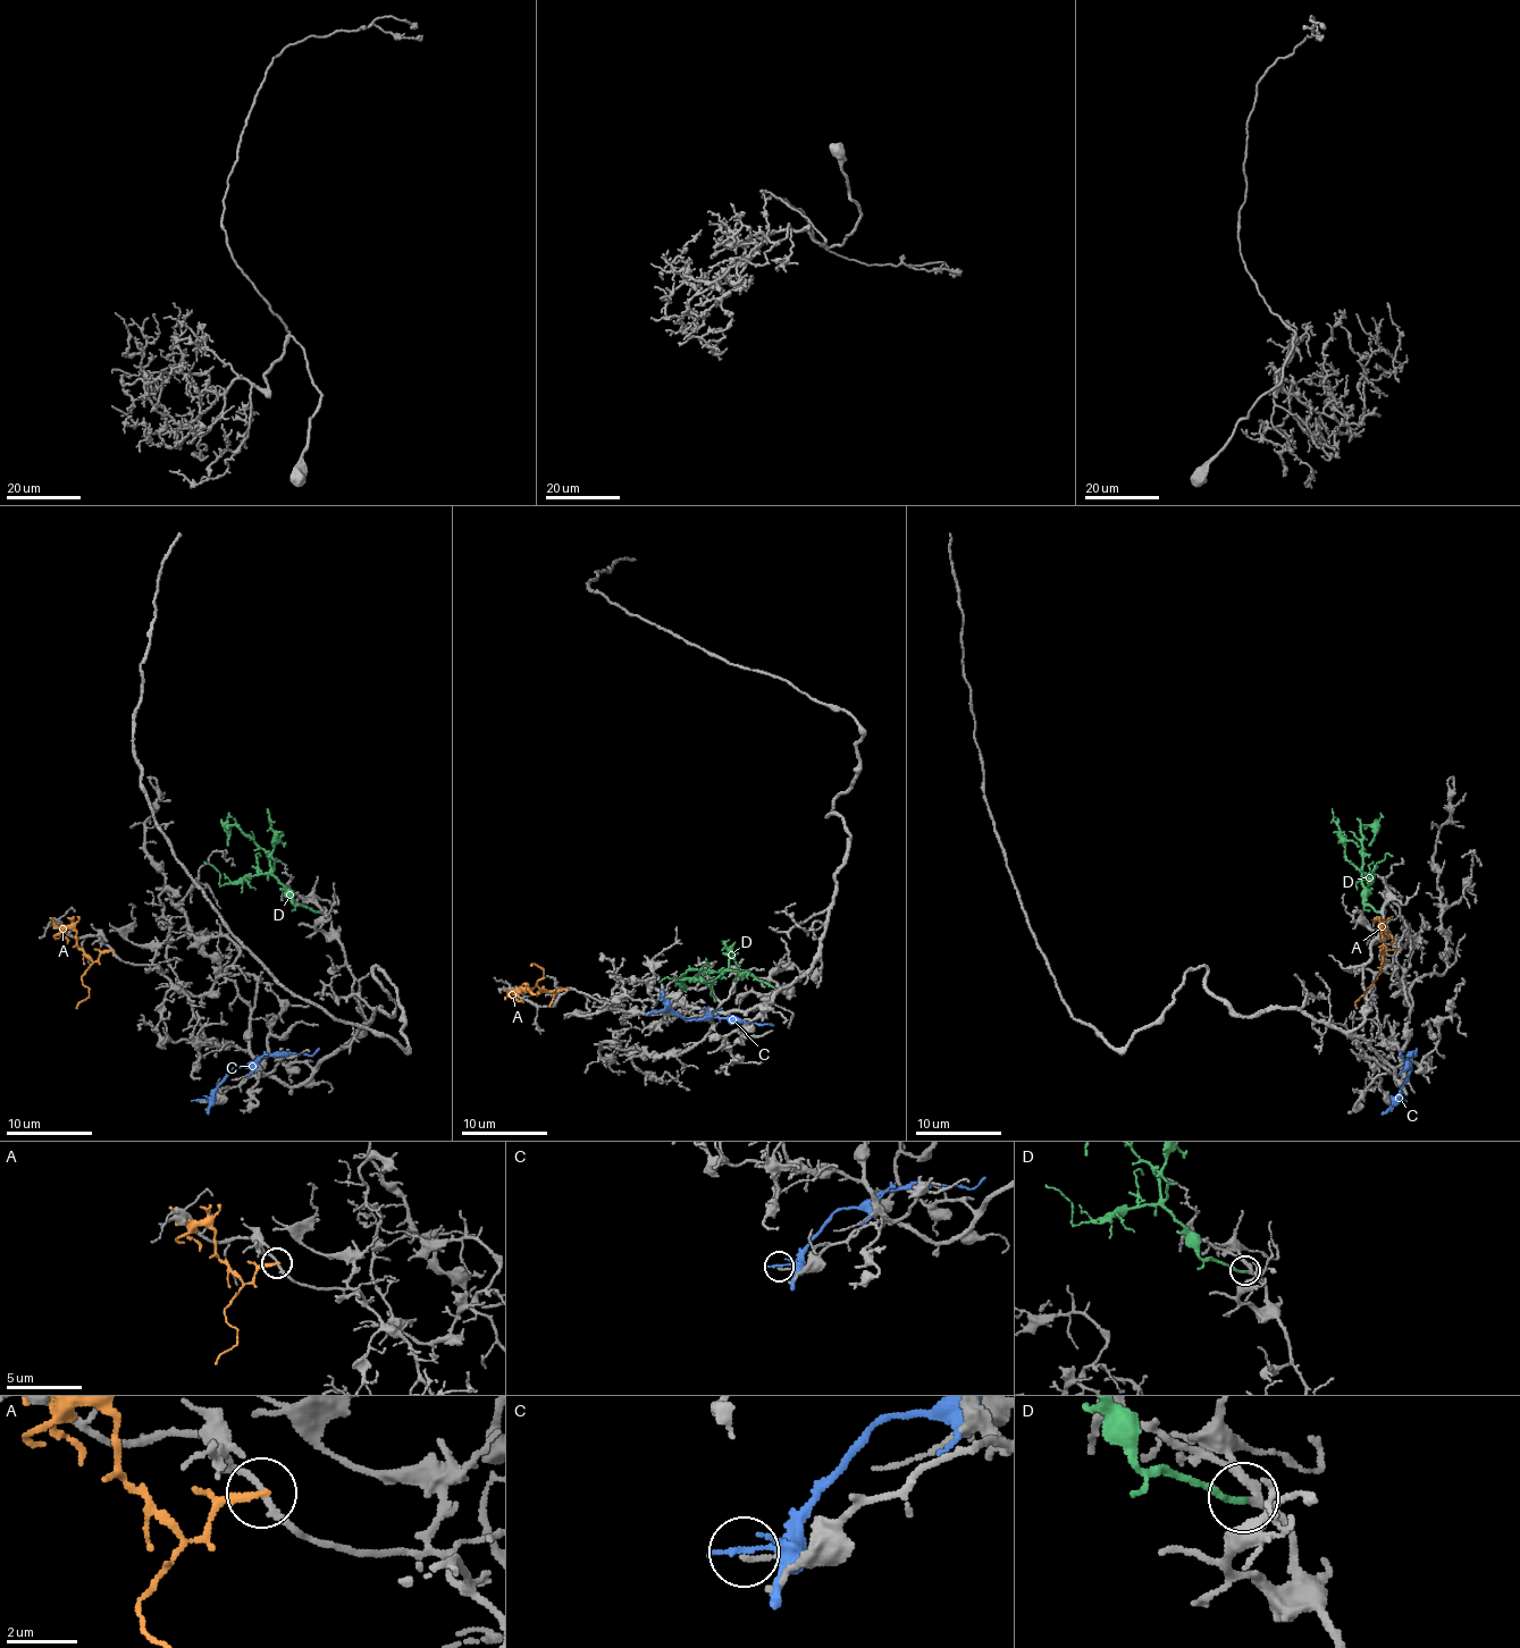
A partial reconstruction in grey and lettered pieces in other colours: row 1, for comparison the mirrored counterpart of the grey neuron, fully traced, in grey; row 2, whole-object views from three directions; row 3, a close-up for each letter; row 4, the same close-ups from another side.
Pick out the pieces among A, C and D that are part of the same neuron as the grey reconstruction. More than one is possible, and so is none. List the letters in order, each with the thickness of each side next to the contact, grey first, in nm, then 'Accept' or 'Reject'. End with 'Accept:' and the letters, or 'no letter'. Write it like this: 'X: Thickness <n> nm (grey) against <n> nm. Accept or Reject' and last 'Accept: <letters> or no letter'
A: Thickness 170 nm (grey) against 190 nm. Reject
C: Thickness 120 nm (grey) against 160 nm. Reject
D: Thickness 200 nm (grey) against 190 nm. Accept
Accept: D

